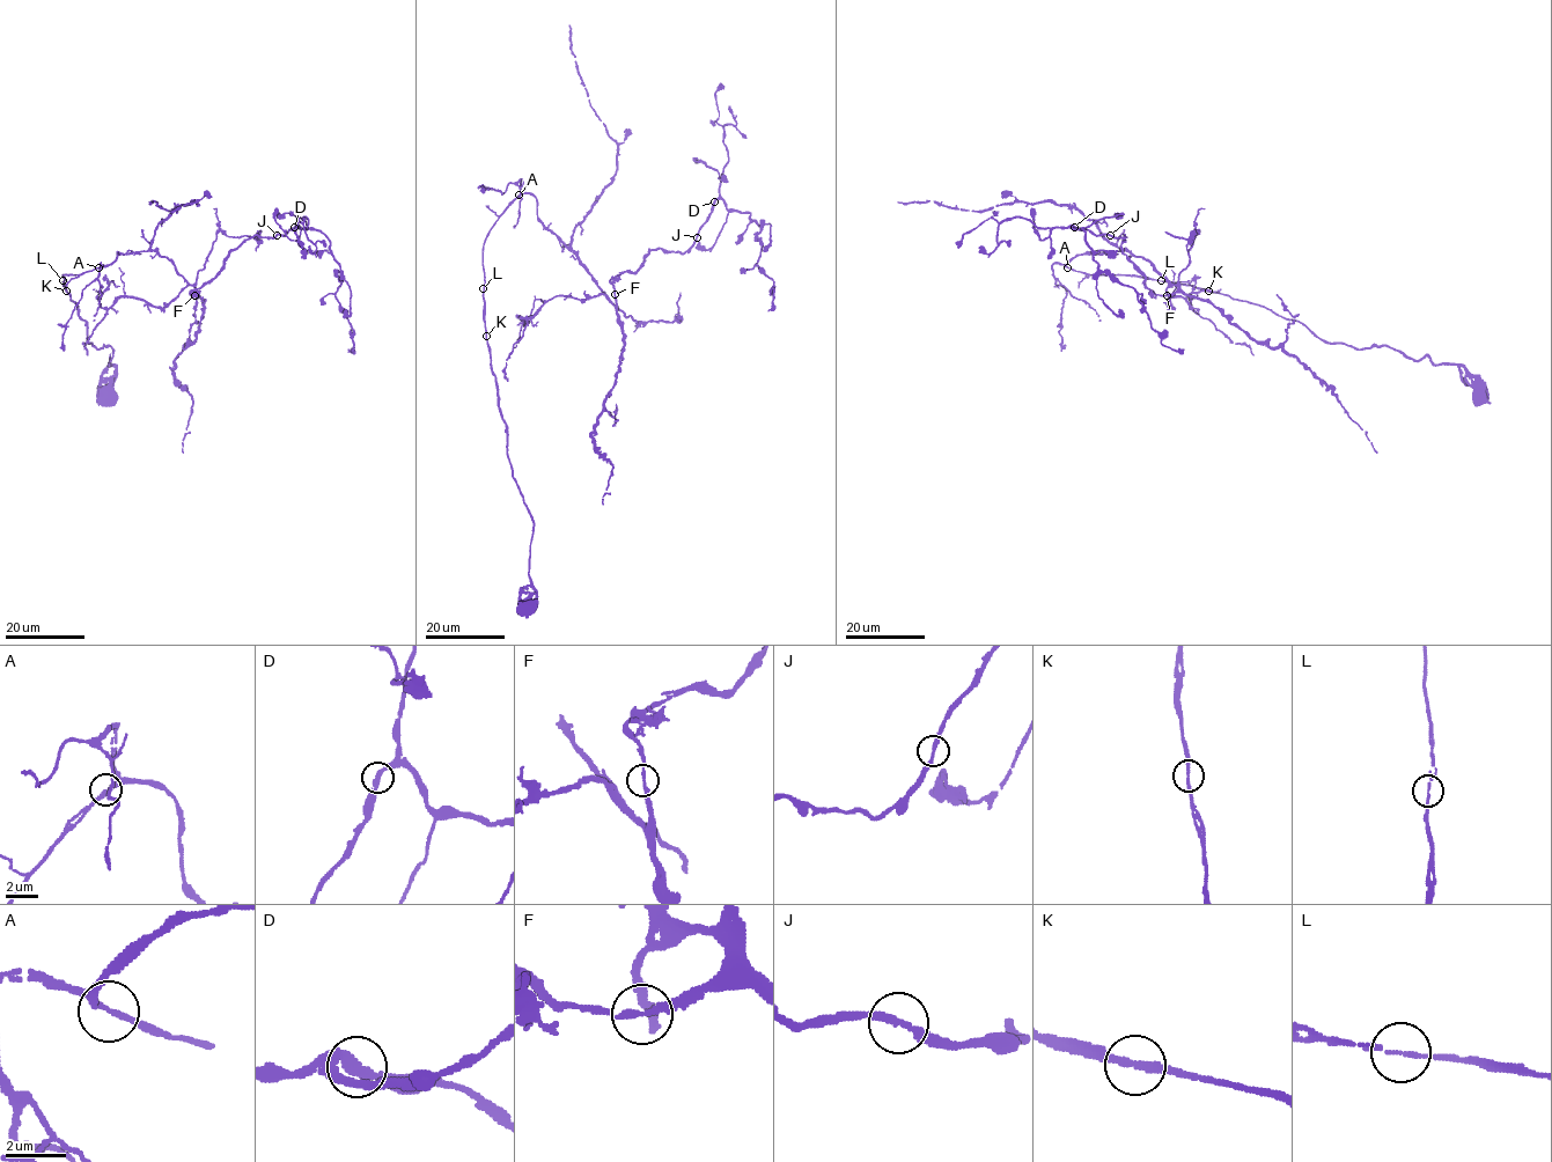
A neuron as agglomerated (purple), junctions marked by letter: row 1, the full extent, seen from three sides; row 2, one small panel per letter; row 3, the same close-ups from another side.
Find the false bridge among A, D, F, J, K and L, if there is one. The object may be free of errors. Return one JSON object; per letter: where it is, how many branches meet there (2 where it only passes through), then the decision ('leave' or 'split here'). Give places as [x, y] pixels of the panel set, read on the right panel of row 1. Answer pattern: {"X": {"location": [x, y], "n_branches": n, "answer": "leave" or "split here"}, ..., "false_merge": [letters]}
{"A": {"location": [1067, 267], "n_branches": 2, "answer": "leave"}, "D": {"location": [1074, 227], "n_branches": 2, "answer": "leave"}, "F": {"location": [1167, 295], "n_branches": 2, "answer": "leave"}, "J": {"location": [1110, 235], "n_branches": 2, "answer": "leave"}, "K": {"location": [1208, 291], "n_branches": 2, "answer": "leave"}, "L": {"location": [1161, 280], "n_branches": 2, "answer": "leave"}, "false_merge": []}

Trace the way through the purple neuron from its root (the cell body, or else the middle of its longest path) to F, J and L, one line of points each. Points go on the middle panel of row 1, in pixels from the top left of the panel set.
F: (522, 608), (534, 521), (513, 475), (487, 348), (484, 241), (531, 193), (537, 219), (616, 304), (615, 294)
J: (522, 608), (534, 521), (487, 348), (484, 241), (531, 193), (616, 304), (611, 279), (697, 237)
L: (522, 608), (520, 591), (530, 583), (534, 521), (507, 454), (507, 427), (486, 343), (484, 288)

